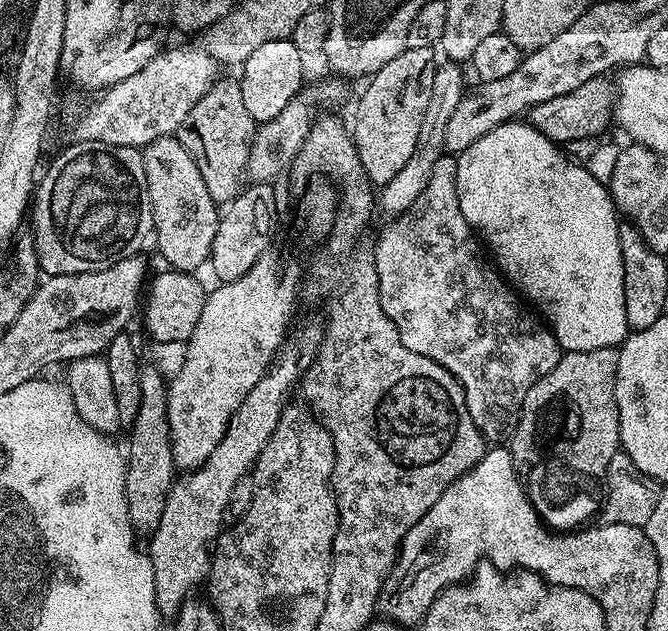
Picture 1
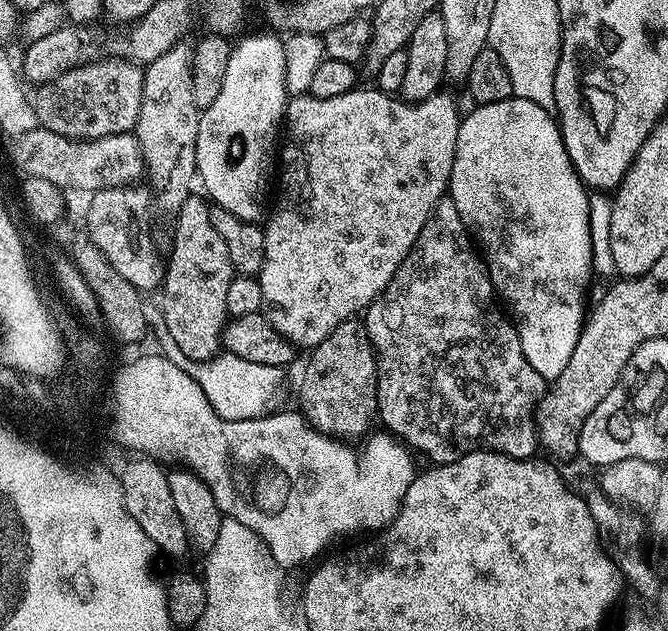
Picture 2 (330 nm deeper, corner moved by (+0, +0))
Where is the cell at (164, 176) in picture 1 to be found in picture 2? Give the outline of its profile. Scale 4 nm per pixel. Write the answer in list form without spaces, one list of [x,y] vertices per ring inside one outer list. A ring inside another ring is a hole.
[[[196,195],[187,196],[174,214],[176,233],[172,236],[172,253],[166,256],[162,319],[186,357],[212,360],[222,352],[224,326],[230,319],[226,310],[226,289],[234,273],[226,242],[222,242],[218,230],[214,230],[214,222],[210,222],[209,201],[203,195]]]

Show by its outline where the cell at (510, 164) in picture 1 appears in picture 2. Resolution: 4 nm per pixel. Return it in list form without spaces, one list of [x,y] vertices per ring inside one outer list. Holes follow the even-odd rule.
[[[511,96],[502,102],[477,104],[471,109],[473,112],[463,117],[458,130],[458,146],[454,154],[454,166],[448,179],[447,195],[451,196],[454,206],[458,206],[458,218],[466,226],[468,235],[472,237],[484,265],[488,268],[488,277],[492,280],[492,287],[503,307],[510,313],[516,326],[516,333],[522,342],[522,354],[526,354],[526,362],[538,370],[544,381],[551,382],[566,370],[566,362],[570,362],[570,354],[574,354],[574,346],[578,346],[580,331],[584,329],[586,319],[586,304],[584,308],[584,291],[588,288],[588,279],[593,279],[592,247],[590,246],[590,214],[588,213],[589,189],[580,181],[580,176],[566,154],[564,139],[560,133],[557,117],[549,109],[538,106],[538,102],[526,102],[526,98]]]

